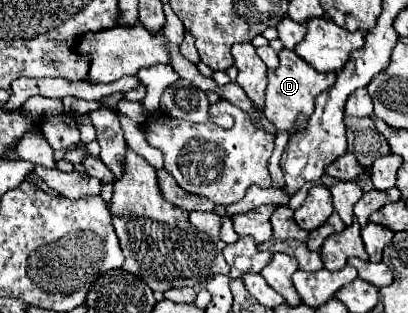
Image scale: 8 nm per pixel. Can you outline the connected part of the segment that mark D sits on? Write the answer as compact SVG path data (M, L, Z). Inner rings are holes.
M293 50L281 52L281 64L275 70L267 72L267 90L265 90L265 104L263 114L277 126L277 130L293 130L297 114L303 112L305 116L311 116L315 98L333 86L336 81L335 72L317 72L305 60L301 60Z

